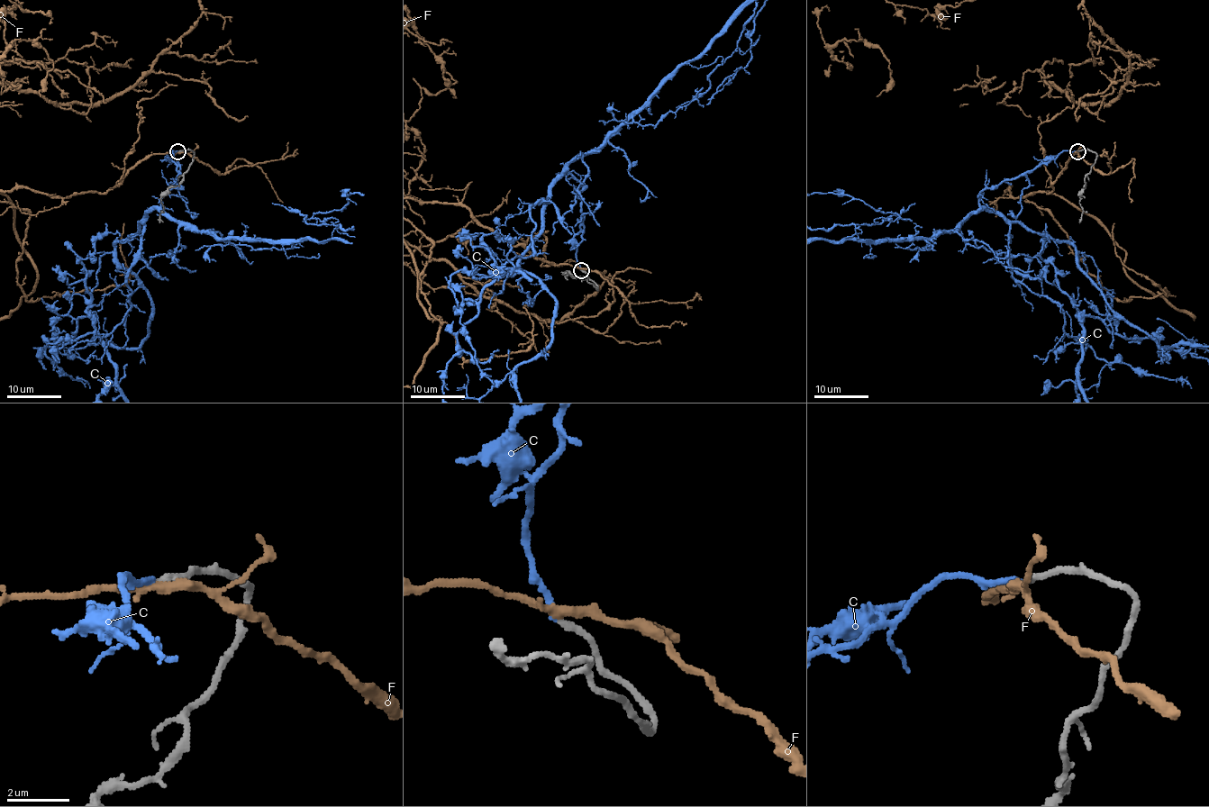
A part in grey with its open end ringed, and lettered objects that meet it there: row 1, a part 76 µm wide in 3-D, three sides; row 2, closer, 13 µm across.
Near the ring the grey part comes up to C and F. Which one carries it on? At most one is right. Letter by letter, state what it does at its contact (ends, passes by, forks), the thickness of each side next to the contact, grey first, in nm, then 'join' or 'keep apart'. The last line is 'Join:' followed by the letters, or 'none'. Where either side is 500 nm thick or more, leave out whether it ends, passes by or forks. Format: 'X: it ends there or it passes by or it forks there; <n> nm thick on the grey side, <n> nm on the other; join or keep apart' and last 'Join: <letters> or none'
C: it ends there; 220 nm thick on the grey side, 200 nm on the other; join
F: it passes by; 220 nm thick on the grey side, 280 nm on the other; keep apart
Join: C

